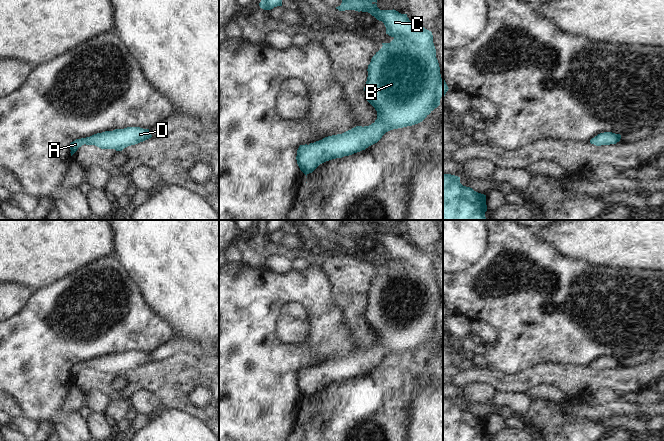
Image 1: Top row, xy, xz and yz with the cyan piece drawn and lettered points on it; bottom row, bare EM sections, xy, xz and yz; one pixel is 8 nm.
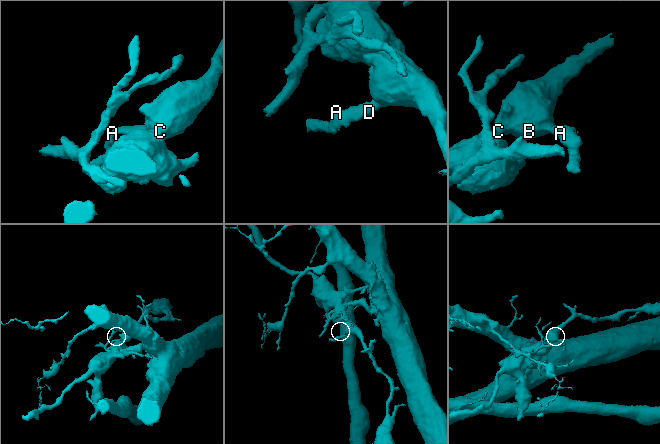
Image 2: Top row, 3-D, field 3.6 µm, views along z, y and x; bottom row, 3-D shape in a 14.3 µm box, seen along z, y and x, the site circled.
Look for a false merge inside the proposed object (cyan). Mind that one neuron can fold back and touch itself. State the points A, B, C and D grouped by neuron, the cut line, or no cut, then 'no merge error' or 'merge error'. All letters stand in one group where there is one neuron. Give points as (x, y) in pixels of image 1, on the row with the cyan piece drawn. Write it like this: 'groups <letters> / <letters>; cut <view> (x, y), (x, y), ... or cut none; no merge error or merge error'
groups A B C D; cut none; no merge error

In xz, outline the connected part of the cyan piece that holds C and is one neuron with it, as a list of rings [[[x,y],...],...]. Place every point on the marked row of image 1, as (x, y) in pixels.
[[[342,0],[336,9],[368,12],[382,21],[386,34],[394,38],[390,43],[382,43],[382,48],[372,57],[367,69],[364,91],[367,101],[377,111],[377,119],[369,126],[356,126],[342,134],[328,136],[309,145],[300,145],[296,160],[306,176],[326,161],[365,150],[390,130],[422,122],[440,105],[443,84],[432,32],[412,23],[407,14],[401,14],[394,9],[380,10],[376,3],[377,0]]]

